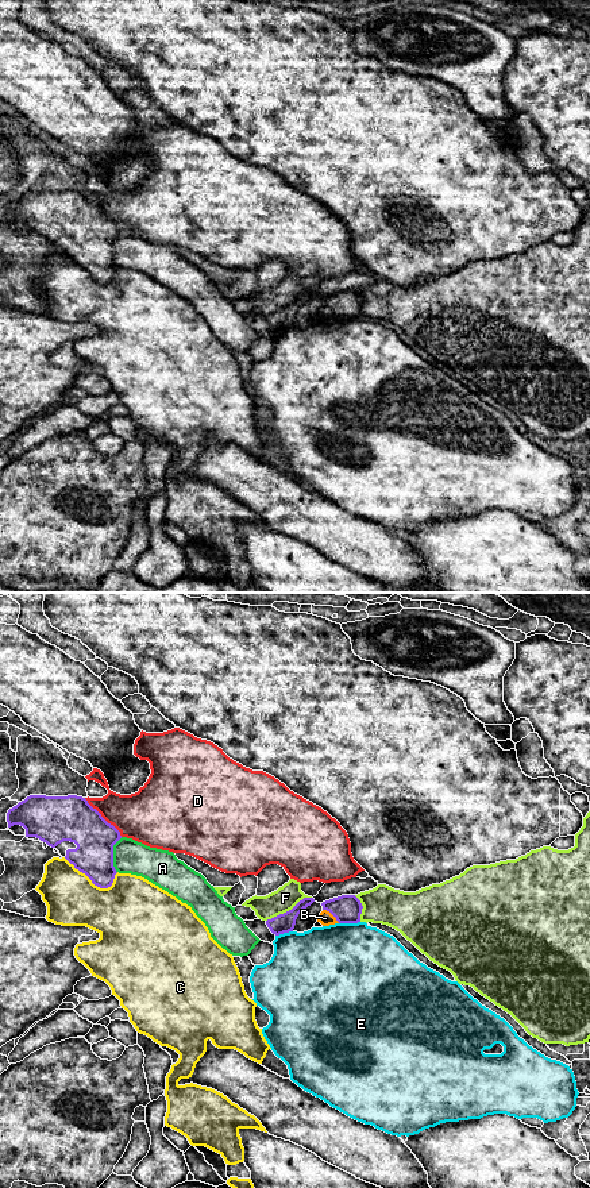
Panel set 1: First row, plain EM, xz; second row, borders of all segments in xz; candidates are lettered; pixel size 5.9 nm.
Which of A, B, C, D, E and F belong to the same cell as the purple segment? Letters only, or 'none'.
none

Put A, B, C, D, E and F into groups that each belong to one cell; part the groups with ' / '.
A / B / C / D / E / F

